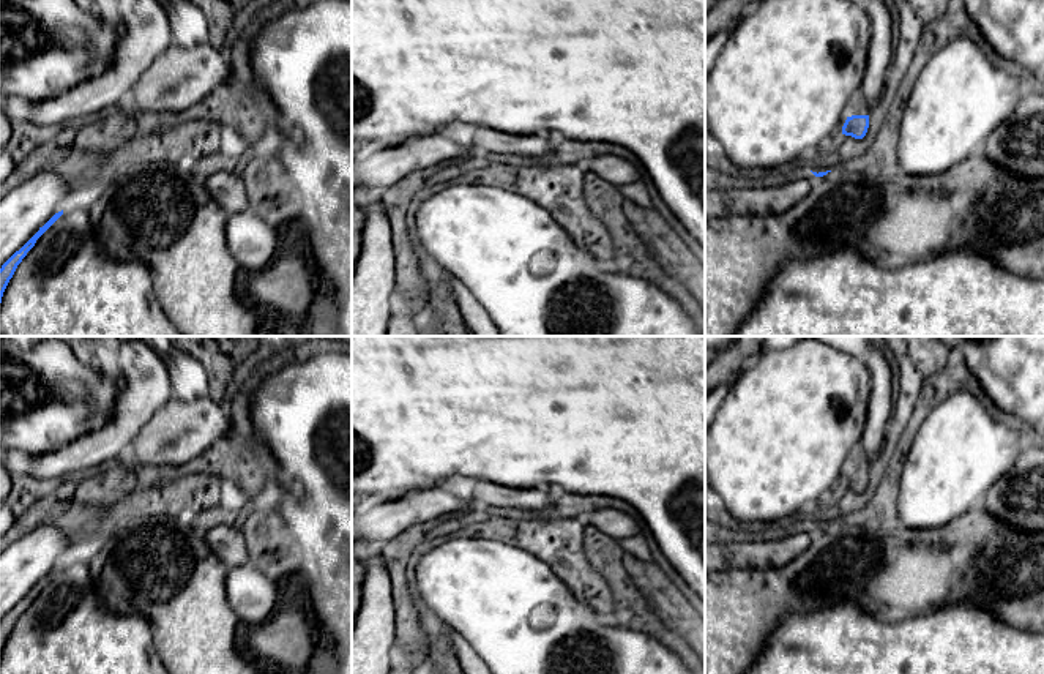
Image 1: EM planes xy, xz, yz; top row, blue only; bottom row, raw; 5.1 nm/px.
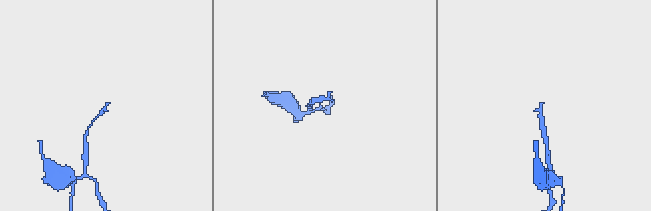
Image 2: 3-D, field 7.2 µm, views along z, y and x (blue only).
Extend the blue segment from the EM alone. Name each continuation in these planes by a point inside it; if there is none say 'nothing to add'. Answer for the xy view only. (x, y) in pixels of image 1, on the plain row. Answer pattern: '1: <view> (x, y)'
nothing to add

